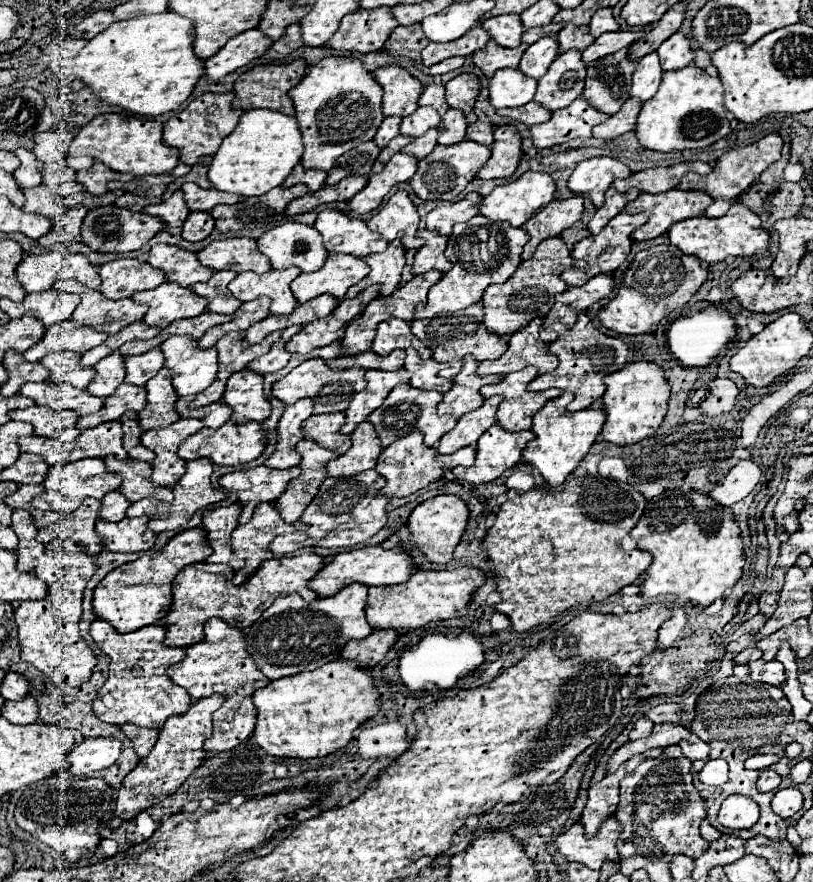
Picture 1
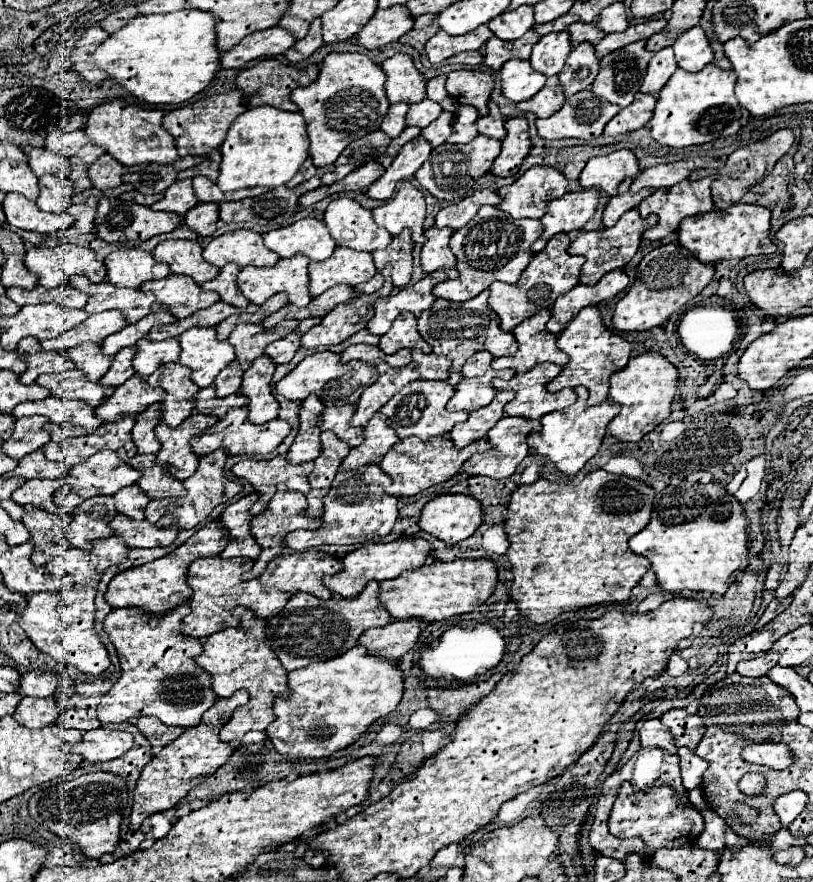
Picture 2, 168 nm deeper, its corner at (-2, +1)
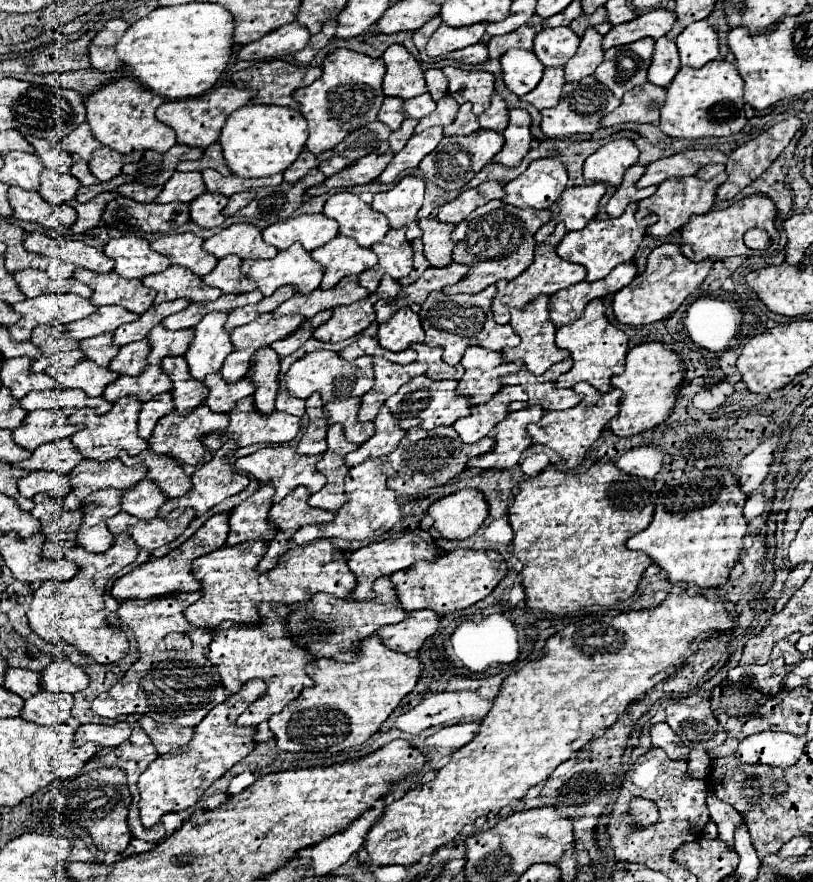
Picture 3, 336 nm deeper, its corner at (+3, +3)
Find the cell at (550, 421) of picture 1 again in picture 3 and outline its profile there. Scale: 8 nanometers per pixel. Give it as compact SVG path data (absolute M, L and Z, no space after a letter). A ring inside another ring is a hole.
M578 384L576 392L584 394L584 400L578 406L574 406L570 410L562 410L562 412L546 412L540 422L528 426L528 434L530 434L532 442L548 446L556 454L560 454L560 458L568 464L568 468L576 468L584 460L588 448L600 436L602 428L608 424L608 420L614 414L618 414L618 398L620 398L618 390L616 390L616 394L614 394L614 390L610 390L608 394L598 396L598 392L590 384Z

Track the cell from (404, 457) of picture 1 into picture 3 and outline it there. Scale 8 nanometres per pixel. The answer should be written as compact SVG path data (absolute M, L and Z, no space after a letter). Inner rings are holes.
M440 426L434 430L412 428L400 440L398 448L390 456L386 456L386 462L396 470L396 476L390 480L390 488L398 494L418 494L428 488L442 486L448 480L456 478L470 458L488 452L492 446L494 438L482 438L474 444L464 444L452 426Z

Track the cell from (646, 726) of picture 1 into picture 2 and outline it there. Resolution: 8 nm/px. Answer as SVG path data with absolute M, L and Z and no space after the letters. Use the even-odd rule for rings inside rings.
M657 718L645 720L639 730L639 736L641 736L641 746L657 746L657 748L667 750L669 754L677 754L677 746L671 738L671 732Z

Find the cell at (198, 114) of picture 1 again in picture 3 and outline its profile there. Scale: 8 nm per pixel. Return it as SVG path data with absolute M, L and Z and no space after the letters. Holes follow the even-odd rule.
M220 86L212 92L206 92L198 98L188 98L188 100L176 100L176 102L164 102L158 110L156 110L156 118L170 126L176 132L178 144L186 144L186 146L198 146L198 148L208 148L210 144L218 142L220 138L220 130L226 122L226 118L242 108L244 104L248 104L254 96L254 90L240 90L236 86Z

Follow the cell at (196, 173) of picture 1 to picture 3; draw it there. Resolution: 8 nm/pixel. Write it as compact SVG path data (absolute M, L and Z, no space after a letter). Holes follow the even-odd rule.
M220 144L208 146L208 148L204 150L204 156L202 156L200 160L196 160L196 162L182 162L182 164L178 164L176 170L178 170L178 172L192 172L192 170L202 172L202 170L206 170L206 168L212 168L212 170L228 176L228 168L226 168L226 164L224 164L224 160L222 160Z

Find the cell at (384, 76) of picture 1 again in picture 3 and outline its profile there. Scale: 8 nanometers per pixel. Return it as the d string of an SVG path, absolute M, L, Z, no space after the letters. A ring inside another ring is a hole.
M390 46L384 56L386 64L386 76L382 82L382 90L386 96L396 98L414 98L426 92L424 84L424 72L418 66L416 58L404 48L404 46Z

